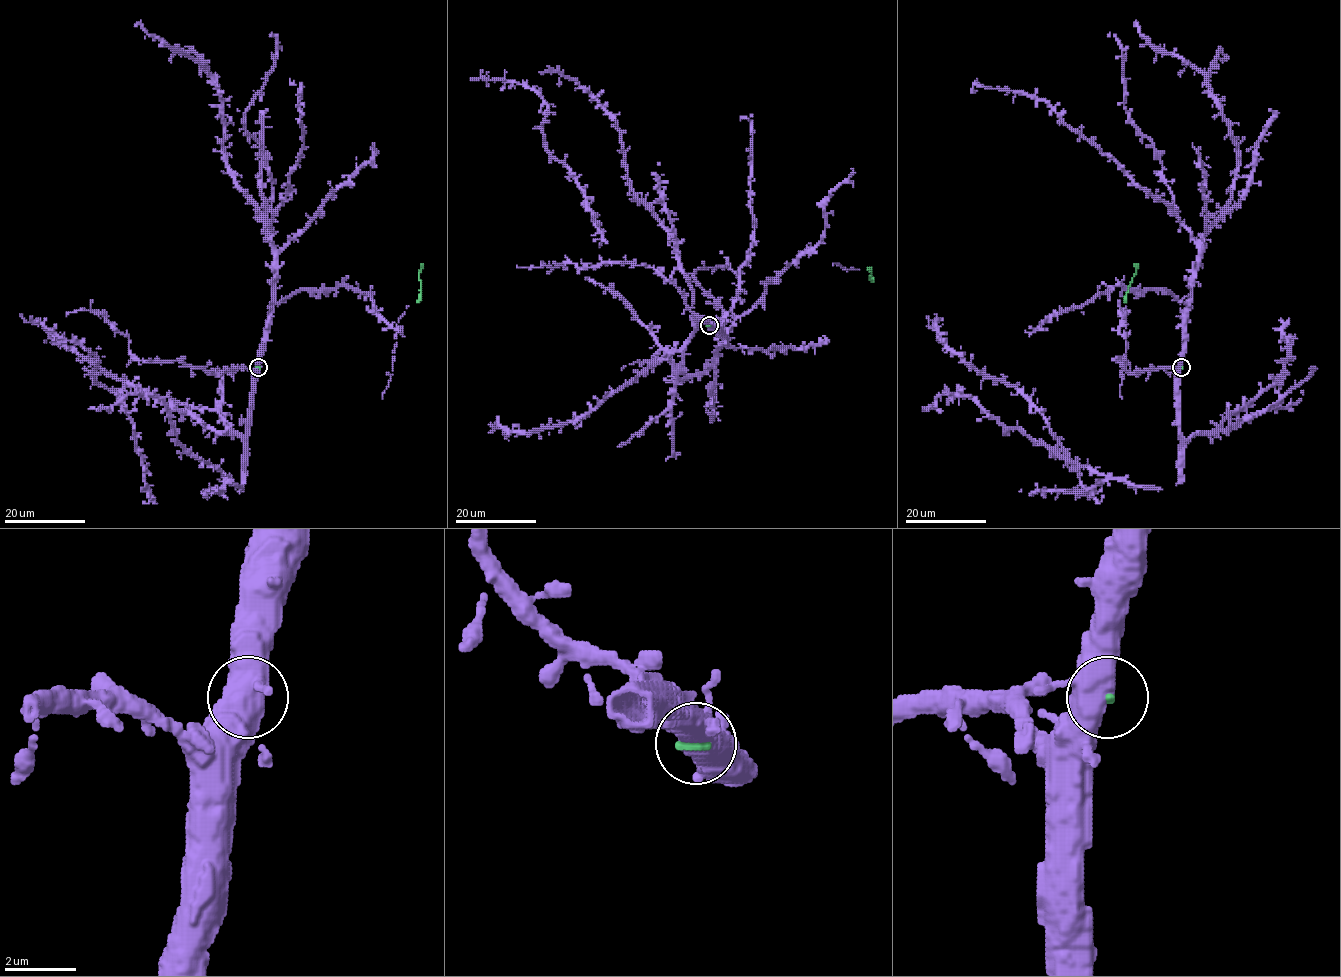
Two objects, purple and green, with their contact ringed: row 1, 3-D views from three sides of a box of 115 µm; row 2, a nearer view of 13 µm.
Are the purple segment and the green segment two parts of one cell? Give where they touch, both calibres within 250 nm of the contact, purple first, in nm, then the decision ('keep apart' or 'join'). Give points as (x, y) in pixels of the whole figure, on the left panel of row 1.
(258, 367) | 550/240 nm | join

